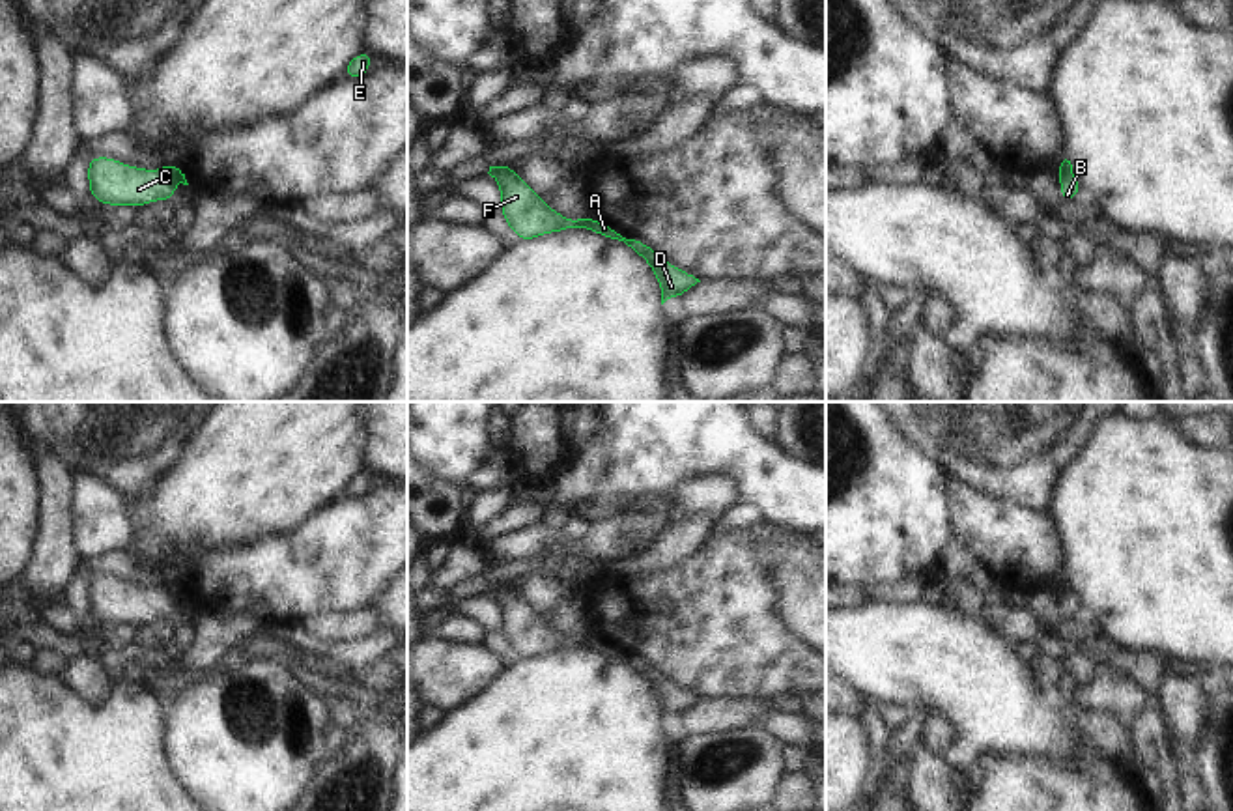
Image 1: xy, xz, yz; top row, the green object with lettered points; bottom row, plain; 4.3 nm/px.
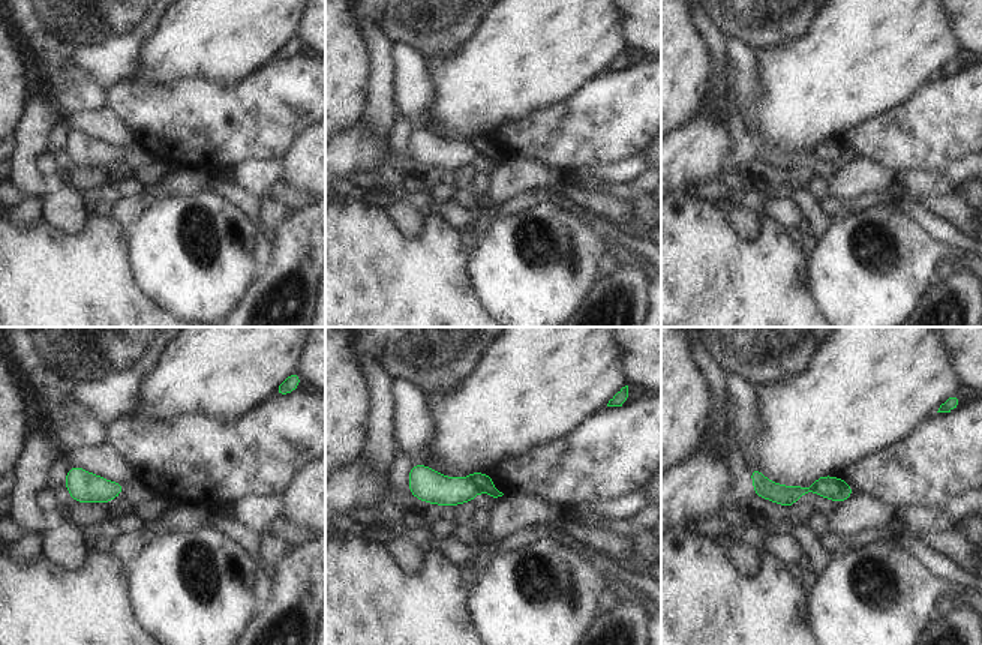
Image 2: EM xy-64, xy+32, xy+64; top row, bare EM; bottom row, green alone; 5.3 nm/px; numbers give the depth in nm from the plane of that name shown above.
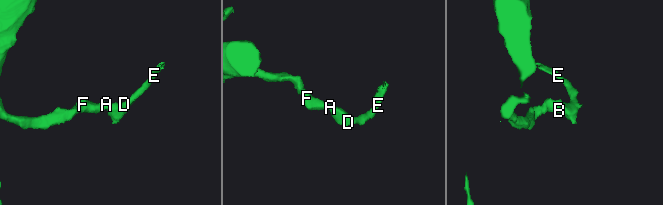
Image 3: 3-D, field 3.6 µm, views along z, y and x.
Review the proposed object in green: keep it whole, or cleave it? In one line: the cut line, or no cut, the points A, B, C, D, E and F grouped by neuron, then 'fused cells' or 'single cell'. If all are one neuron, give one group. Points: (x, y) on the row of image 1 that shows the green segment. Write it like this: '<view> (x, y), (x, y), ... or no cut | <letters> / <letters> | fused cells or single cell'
xy (165, 169), (178, 182) | A D E / B C F | fused cells

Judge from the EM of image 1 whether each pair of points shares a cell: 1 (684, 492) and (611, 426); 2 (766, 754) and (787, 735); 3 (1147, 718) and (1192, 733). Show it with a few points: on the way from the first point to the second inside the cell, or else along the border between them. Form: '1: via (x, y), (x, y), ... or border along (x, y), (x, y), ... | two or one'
1: border along (720, 473), (684, 479), (660, 496), (645, 499) | two
2: border along (759, 725), (781, 746) | two
3: border along (1161, 712), (1170, 733) | two

